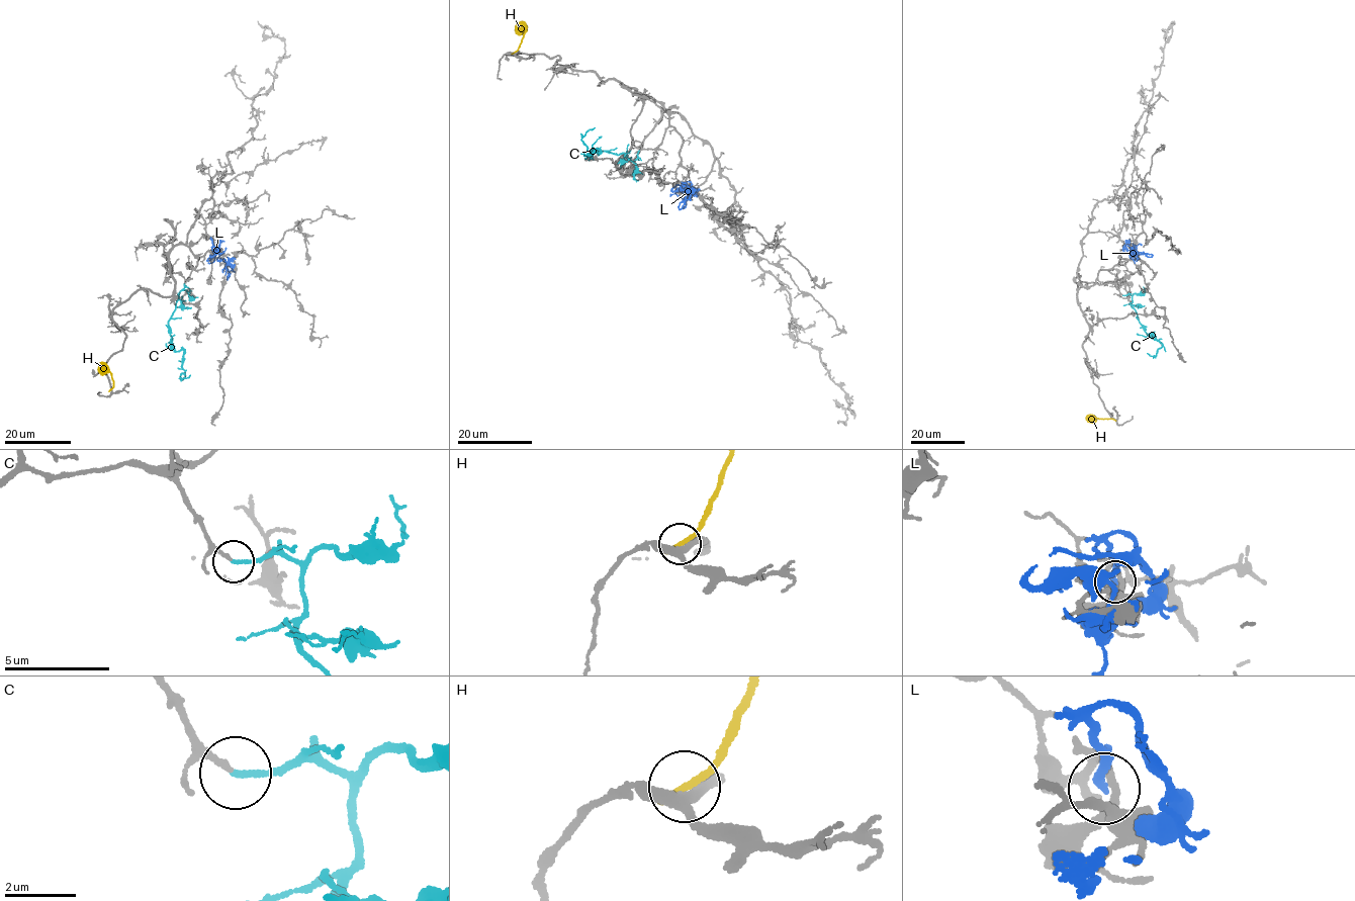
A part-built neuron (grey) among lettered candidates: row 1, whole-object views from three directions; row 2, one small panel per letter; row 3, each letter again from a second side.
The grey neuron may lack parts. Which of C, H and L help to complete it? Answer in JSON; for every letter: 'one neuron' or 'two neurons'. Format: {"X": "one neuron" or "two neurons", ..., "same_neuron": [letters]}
{"C": "one neuron", "H": "two neurons", "L": "two neurons", "same_neuron": ["C"]}

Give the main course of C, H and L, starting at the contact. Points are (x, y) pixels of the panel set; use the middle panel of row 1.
C: (638, 151), (633, 161), (623, 153), (596, 149), (591, 152), (600, 151), (589, 155), (581, 140), (595, 127)
H: (514, 52), (525, 30), (523, 24)
L: (688, 190), (685, 182), (683, 183), (691, 192), (682, 189), (688, 187), (684, 204), (679, 209)

